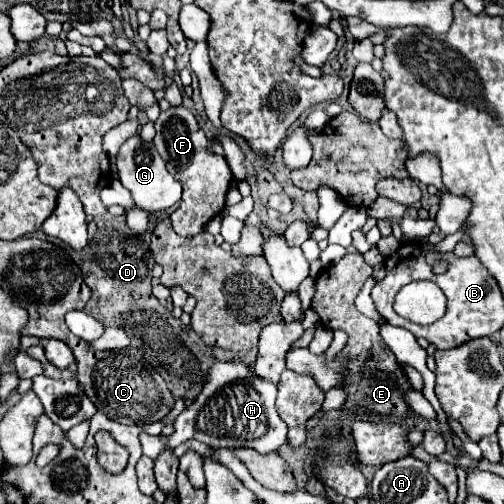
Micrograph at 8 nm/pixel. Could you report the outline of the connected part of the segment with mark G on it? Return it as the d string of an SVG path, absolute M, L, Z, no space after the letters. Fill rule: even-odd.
M138 135L130 137L118 151L116 155L116 167L118 167L118 175L120 175L120 183L130 191L136 207L148 211L148 213L156 213L156 211L164 211L168 207L172 207L180 195L182 195L182 187L180 183L168 173L164 161L160 159L160 155L156 153L152 143L142 143L142 139Z

